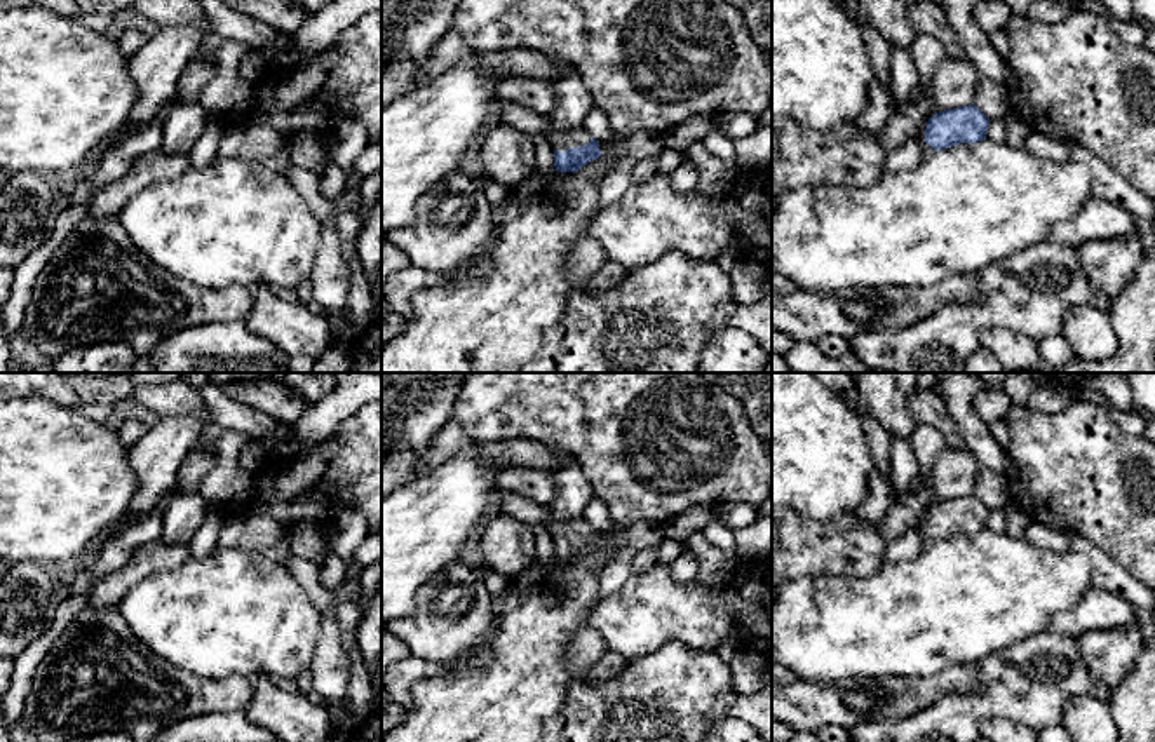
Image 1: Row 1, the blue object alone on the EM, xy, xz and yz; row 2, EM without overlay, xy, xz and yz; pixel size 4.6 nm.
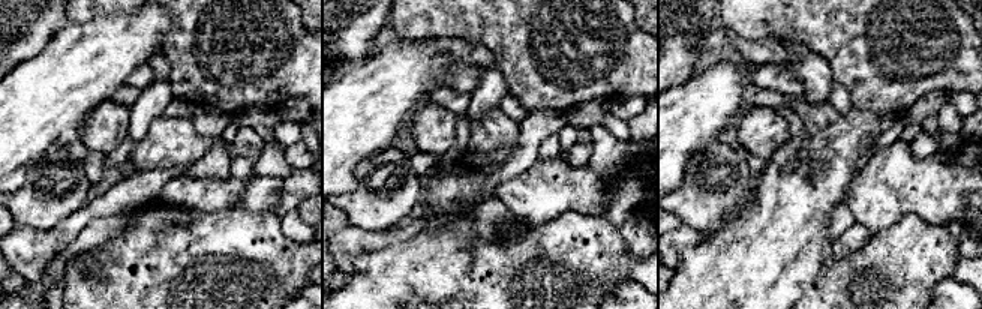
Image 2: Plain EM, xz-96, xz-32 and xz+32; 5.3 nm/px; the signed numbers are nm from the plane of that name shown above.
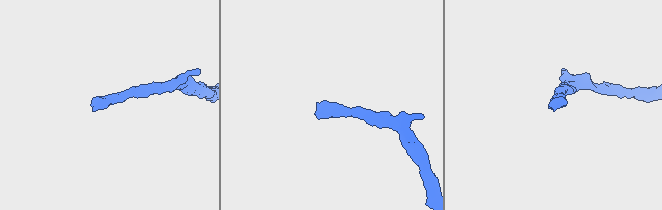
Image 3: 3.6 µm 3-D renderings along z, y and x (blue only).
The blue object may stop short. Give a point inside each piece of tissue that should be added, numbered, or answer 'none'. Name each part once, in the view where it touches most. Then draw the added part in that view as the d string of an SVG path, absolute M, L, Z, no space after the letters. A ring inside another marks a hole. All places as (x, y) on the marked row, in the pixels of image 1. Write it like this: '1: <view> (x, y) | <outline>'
1: xz (568, 138) | M550 125L550 127L547 127L547 131L544 134L550 141L552 148L557 152L564 152L564 150L575 148L575 146L584 146L584 145L591 143L591 139L592 139L584 125L573 127L573 129L563 129L563 131L557 131Z

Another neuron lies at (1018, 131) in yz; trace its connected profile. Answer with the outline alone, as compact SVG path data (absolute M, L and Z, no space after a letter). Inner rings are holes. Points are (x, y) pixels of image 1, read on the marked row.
M1009 111L1003 118L1005 118L1005 125L1007 125L1005 143L1012 145L1016 148L1024 148L1026 139L1028 139L1028 136L1031 132L1031 127L1028 124L1024 124L1012 111Z

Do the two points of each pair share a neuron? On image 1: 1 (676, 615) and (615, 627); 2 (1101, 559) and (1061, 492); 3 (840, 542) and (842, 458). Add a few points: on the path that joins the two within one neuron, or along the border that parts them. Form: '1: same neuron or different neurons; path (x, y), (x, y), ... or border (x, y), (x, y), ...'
1: same neuron; path (661, 615), (641, 615), (631, 620)
2: different neurons; border (1070, 532), (1087, 539), (1126, 570)
3: different neurons; border (856, 509), (826, 519), (807, 519), (798, 514)

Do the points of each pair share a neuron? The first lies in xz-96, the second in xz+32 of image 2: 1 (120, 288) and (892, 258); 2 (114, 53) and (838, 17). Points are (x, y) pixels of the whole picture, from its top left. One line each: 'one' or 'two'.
1: one
2: two

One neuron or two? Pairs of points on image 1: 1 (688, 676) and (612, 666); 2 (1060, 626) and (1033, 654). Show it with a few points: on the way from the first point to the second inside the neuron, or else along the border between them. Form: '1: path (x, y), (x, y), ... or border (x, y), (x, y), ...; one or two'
1: border (628, 662), (603, 681), (589, 683), (582, 676); two
2: border (1047, 631), (1073, 638); two

